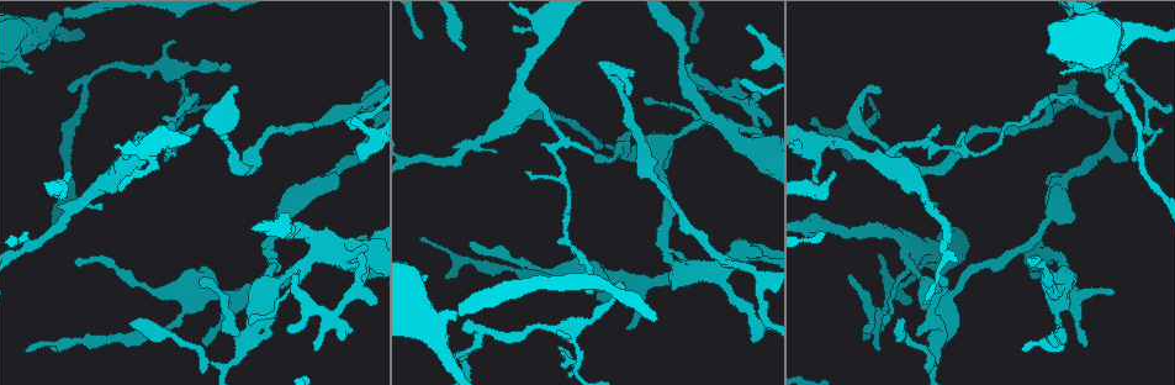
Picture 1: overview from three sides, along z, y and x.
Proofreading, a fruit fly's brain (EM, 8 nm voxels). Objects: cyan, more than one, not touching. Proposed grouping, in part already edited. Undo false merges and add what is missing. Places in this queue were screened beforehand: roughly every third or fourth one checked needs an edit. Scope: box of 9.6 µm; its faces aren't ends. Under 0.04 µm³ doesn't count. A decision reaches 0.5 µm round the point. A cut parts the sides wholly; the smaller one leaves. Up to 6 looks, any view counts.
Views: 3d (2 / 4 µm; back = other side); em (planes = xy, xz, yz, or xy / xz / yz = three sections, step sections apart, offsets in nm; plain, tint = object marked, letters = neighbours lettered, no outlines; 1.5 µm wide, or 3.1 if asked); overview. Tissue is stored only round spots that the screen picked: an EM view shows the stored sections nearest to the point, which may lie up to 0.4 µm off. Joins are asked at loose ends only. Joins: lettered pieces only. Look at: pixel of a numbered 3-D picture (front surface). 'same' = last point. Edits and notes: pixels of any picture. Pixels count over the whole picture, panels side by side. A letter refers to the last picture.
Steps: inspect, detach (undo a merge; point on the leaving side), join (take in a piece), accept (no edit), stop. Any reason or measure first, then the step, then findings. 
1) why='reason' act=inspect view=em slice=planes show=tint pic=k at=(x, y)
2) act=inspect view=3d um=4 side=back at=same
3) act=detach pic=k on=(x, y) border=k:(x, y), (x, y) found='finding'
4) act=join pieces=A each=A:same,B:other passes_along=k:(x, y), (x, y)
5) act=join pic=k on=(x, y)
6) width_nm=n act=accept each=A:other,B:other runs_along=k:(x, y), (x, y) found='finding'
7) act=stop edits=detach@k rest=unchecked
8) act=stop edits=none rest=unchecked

why='an open end' act=inspect view=em slice=planes show=tint pic=1 at=(1115, 85)

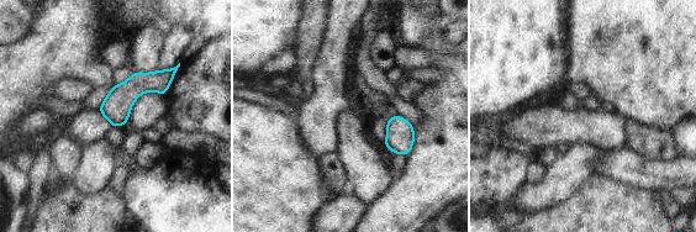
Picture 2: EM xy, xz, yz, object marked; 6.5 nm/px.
why='see the neighbours' act=inspect view=em slice=planes show=letters at=same

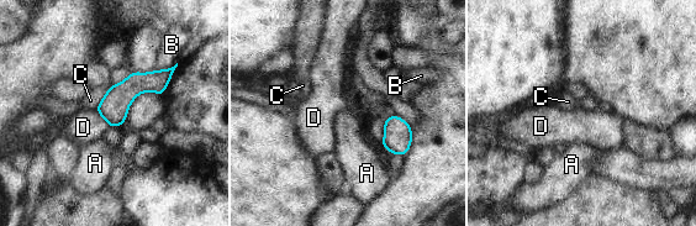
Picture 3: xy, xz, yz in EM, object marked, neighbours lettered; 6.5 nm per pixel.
longest_contact=C:200nm act=accept each=A:other,B:other,C:other,D:other runs_along=3:(169, 71), (100, 110) found='no lettered piece goes on from it'

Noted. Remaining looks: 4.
act=inspect view=em slice=planes show=plain pic=1 at=(617, 283)

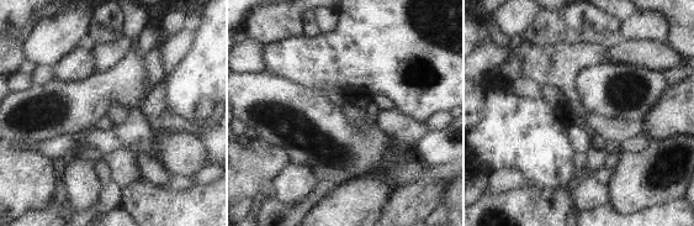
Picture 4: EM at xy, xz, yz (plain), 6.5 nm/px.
why='what lies round it' act=inspect view=em slice=planes show=letters at=same

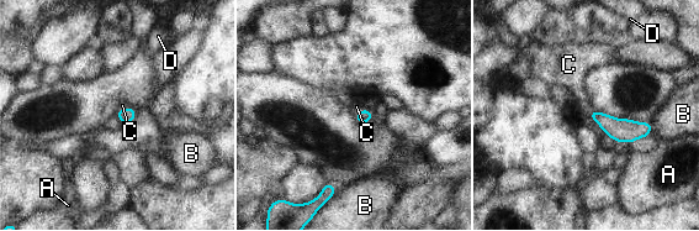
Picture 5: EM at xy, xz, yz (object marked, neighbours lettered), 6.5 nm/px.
act=join pieces=C each=A:other,B:other,C:same,D:other passes_along=5:(364, 116), (359, 111), (356, 106) found='the neuron continues'

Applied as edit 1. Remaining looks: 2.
act=stop edits=join@5 rest=unchecked

